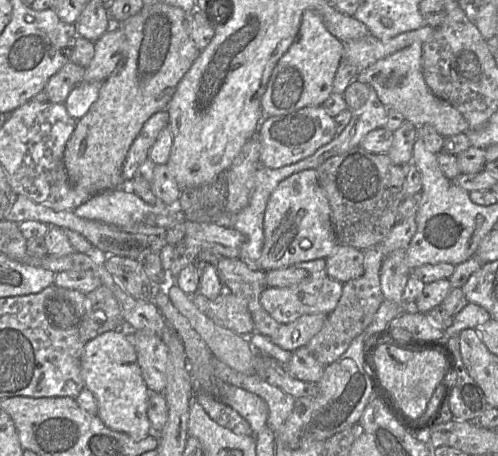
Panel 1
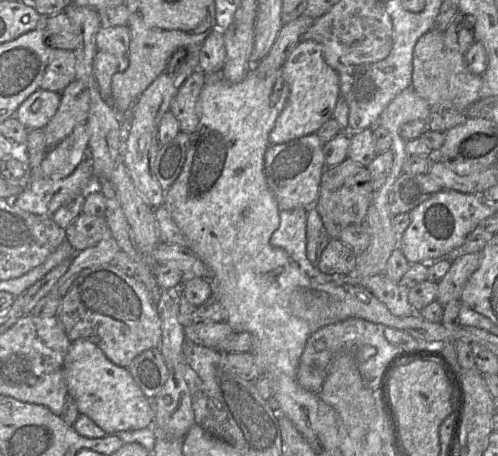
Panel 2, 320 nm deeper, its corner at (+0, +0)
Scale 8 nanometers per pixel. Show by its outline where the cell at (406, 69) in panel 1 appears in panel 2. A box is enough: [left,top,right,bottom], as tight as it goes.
[412,29,482,110]

